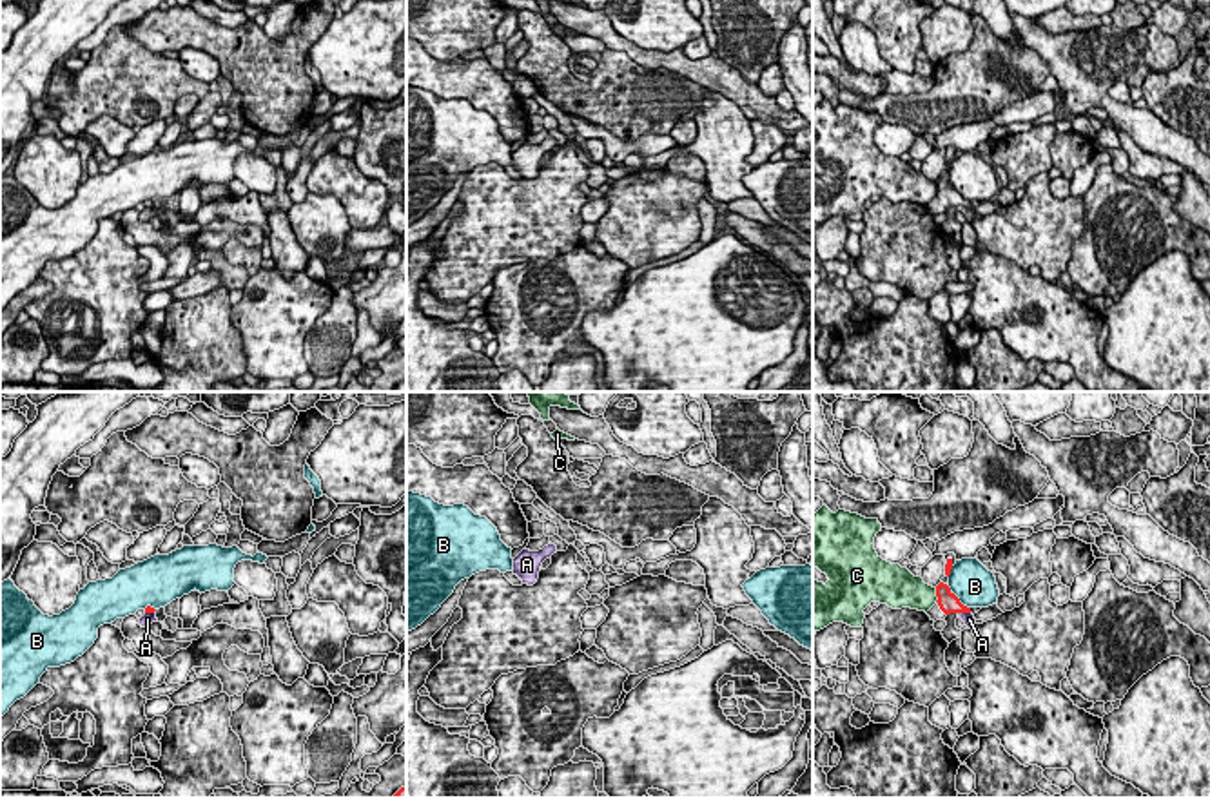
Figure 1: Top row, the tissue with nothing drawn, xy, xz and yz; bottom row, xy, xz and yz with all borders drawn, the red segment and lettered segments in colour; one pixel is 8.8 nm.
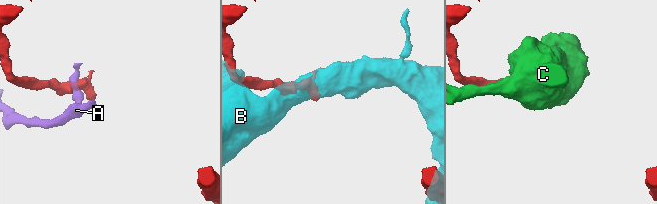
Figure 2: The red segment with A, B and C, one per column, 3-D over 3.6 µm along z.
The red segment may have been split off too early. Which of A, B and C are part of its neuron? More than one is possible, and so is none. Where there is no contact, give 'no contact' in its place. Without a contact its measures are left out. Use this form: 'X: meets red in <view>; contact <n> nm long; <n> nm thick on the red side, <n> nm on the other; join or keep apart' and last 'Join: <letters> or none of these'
A: meets red in yz; contact 110 nm long; 180 nm thick on the red side, 100 nm on the other; join
B: meets red in yz; contact 280 nm long; 180 nm thick on the red side, 360 nm on the other; keep apart
C: meets red in yz; contact 130 nm long; 180 nm thick on the red side, 280 nm on the other; keep apart
Join: A

